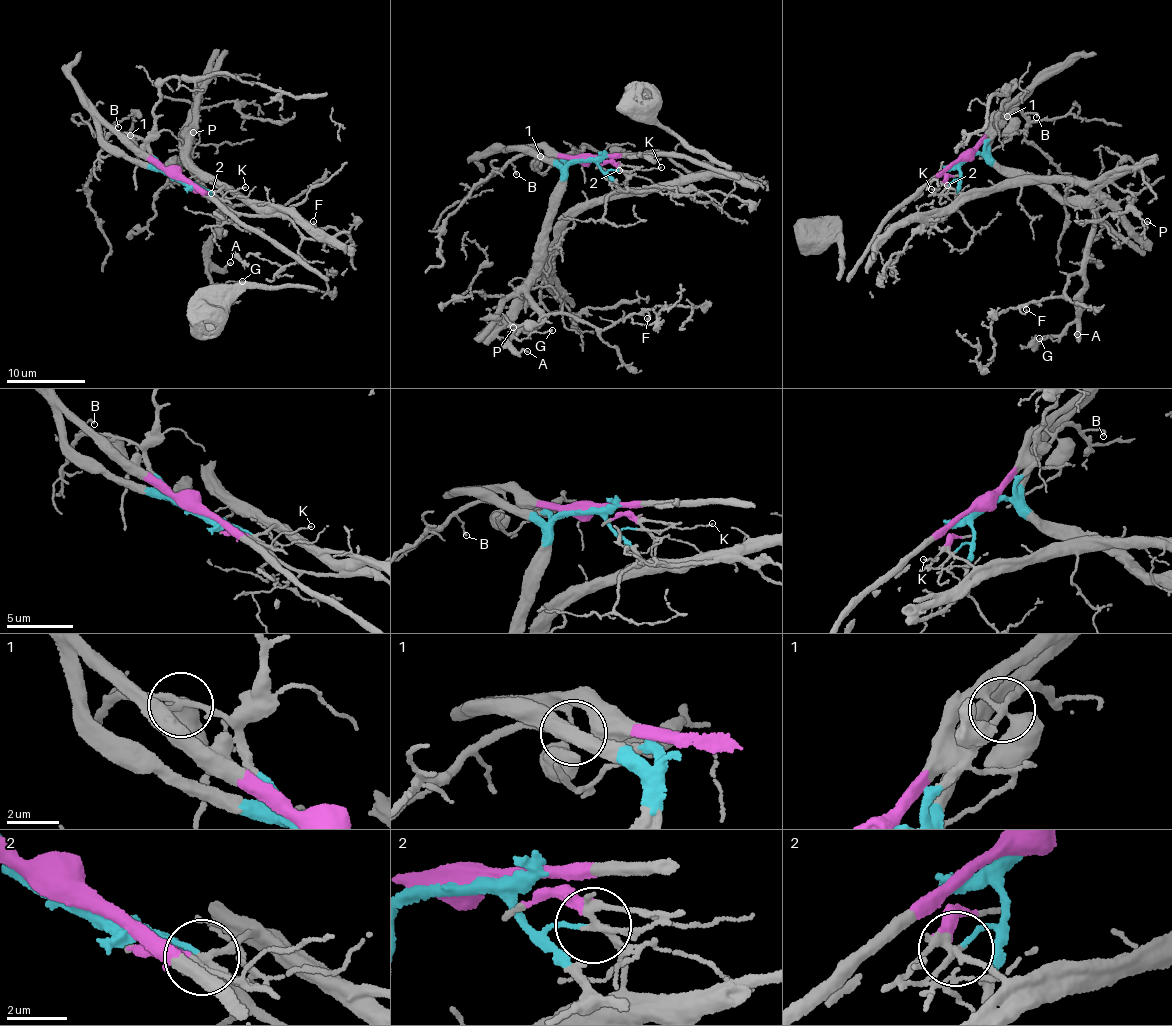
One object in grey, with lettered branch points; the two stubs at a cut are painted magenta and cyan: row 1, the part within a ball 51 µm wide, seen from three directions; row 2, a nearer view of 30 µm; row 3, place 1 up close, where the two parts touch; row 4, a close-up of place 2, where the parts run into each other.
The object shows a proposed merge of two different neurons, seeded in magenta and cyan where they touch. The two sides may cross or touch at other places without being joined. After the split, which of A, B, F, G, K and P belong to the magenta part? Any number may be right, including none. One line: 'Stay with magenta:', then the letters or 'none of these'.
Stay with magenta: K, P

